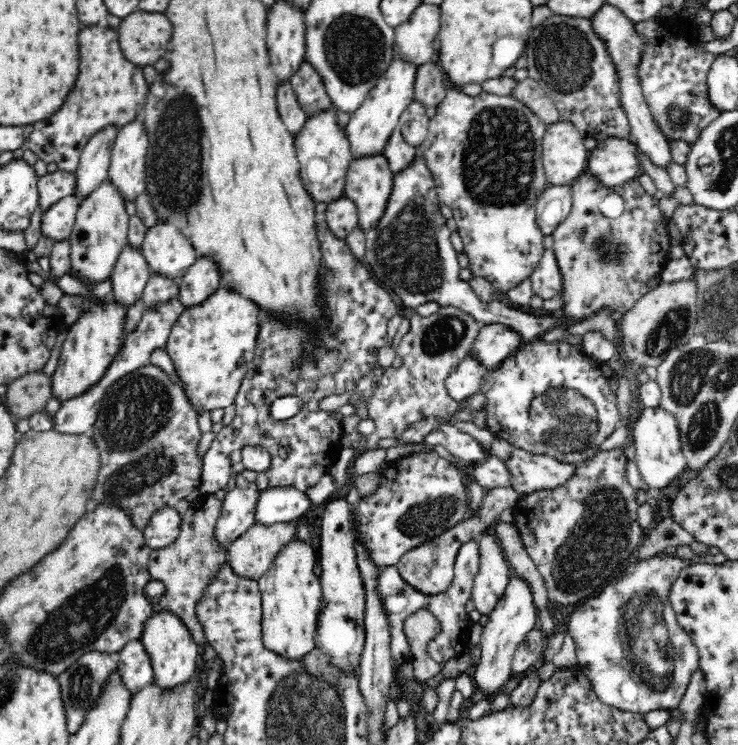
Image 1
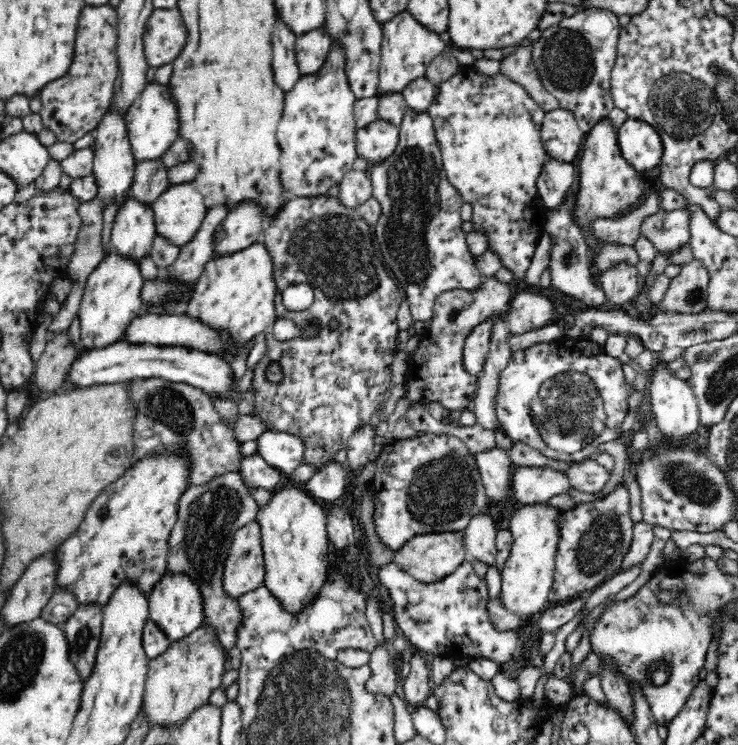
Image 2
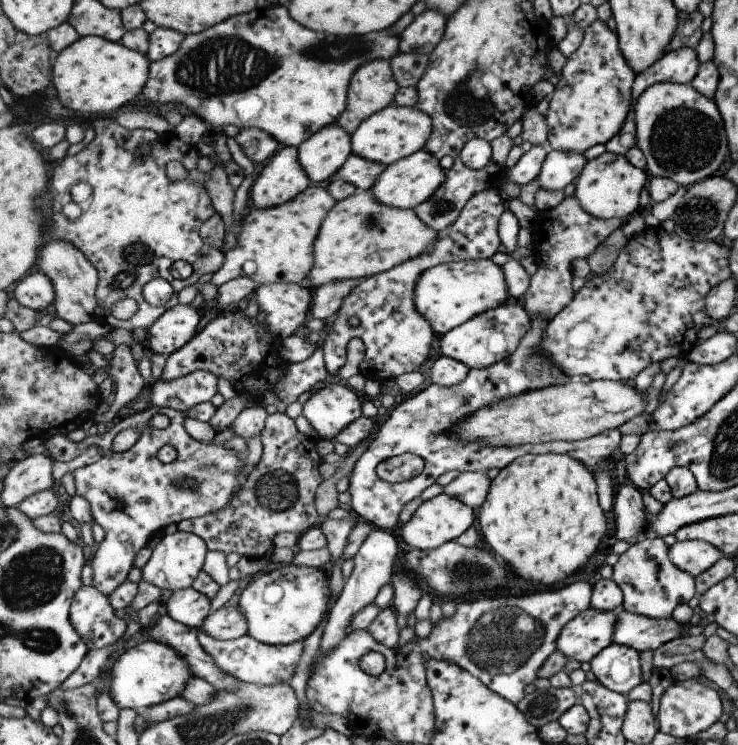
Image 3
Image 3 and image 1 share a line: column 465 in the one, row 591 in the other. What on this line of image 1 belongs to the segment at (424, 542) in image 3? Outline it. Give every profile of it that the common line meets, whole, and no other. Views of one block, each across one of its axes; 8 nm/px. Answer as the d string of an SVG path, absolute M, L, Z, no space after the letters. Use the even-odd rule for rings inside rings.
M511 570L508 576L508 584L504 588L502 598L490 612L488 624L484 626L479 646L481 657L475 666L473 675L474 687L477 687L484 695L484 698L492 699L502 691L508 678L510 678L512 656L515 650L524 642L526 635L534 630L539 612L535 605L530 583L521 575Z

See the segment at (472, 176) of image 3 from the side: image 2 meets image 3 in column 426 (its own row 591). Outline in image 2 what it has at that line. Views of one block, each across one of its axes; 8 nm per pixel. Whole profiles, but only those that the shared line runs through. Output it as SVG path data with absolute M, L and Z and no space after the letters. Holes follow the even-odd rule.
M226 471L210 482L191 484L189 490L182 496L179 503L179 518L177 525L173 528L169 539L170 553L168 558L167 570L186 571L197 582L202 591L205 602L205 623L214 626L220 635L220 642L226 649L236 645L238 632L244 625L244 612L238 601L228 598L222 588L222 573L228 552L230 552L231 539L234 538L234 531L255 522L257 512L257 502L249 494L249 488L241 478L241 474L236 471Z

